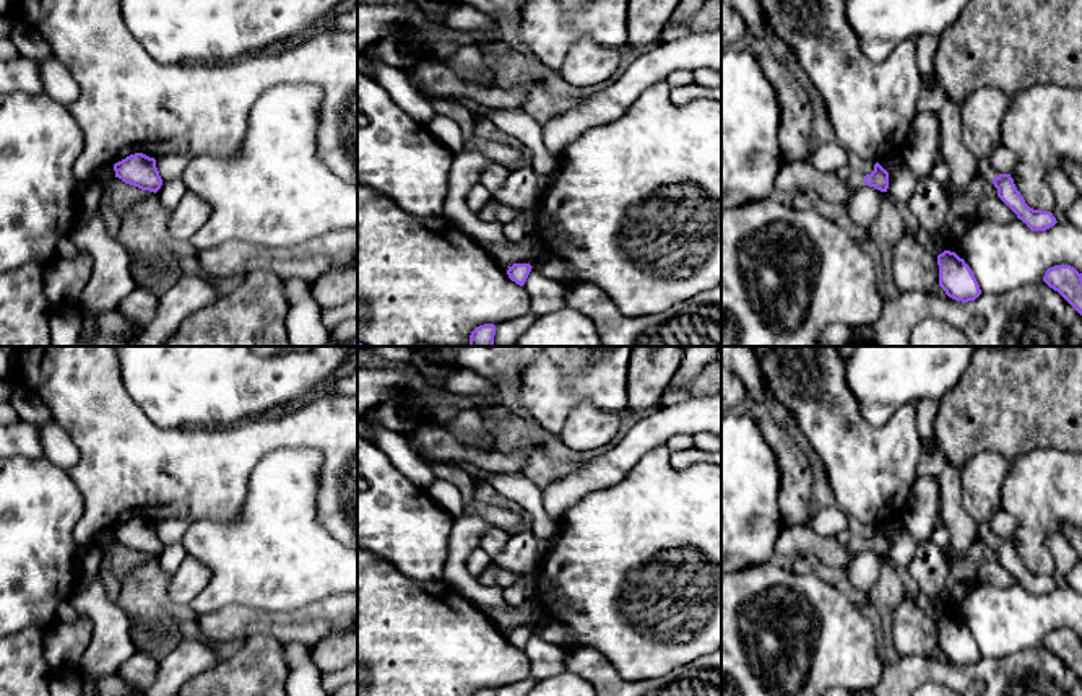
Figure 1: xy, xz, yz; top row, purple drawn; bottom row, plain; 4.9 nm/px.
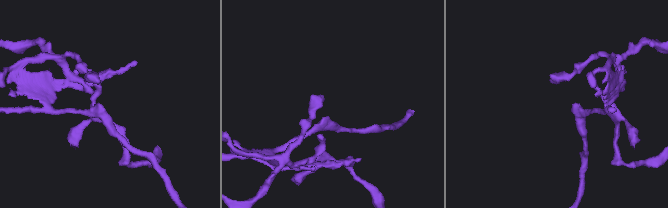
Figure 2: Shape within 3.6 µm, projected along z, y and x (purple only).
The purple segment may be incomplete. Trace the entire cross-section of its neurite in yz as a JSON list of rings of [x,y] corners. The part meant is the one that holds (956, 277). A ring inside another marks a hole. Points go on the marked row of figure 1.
[[[944,250],[937,255],[939,286],[955,301],[975,301],[980,294],[980,285],[972,268],[955,252]]]

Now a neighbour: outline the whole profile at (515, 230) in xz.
[[[522,211],[518,218],[504,224],[504,234],[510,242],[522,242],[526,239],[525,234],[525,213]]]

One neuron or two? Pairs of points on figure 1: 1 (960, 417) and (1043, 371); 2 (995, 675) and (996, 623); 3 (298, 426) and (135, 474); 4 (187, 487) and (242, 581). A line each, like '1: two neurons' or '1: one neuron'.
1: one neuron
2: two neurons
3: one neuron
4: two neurons

